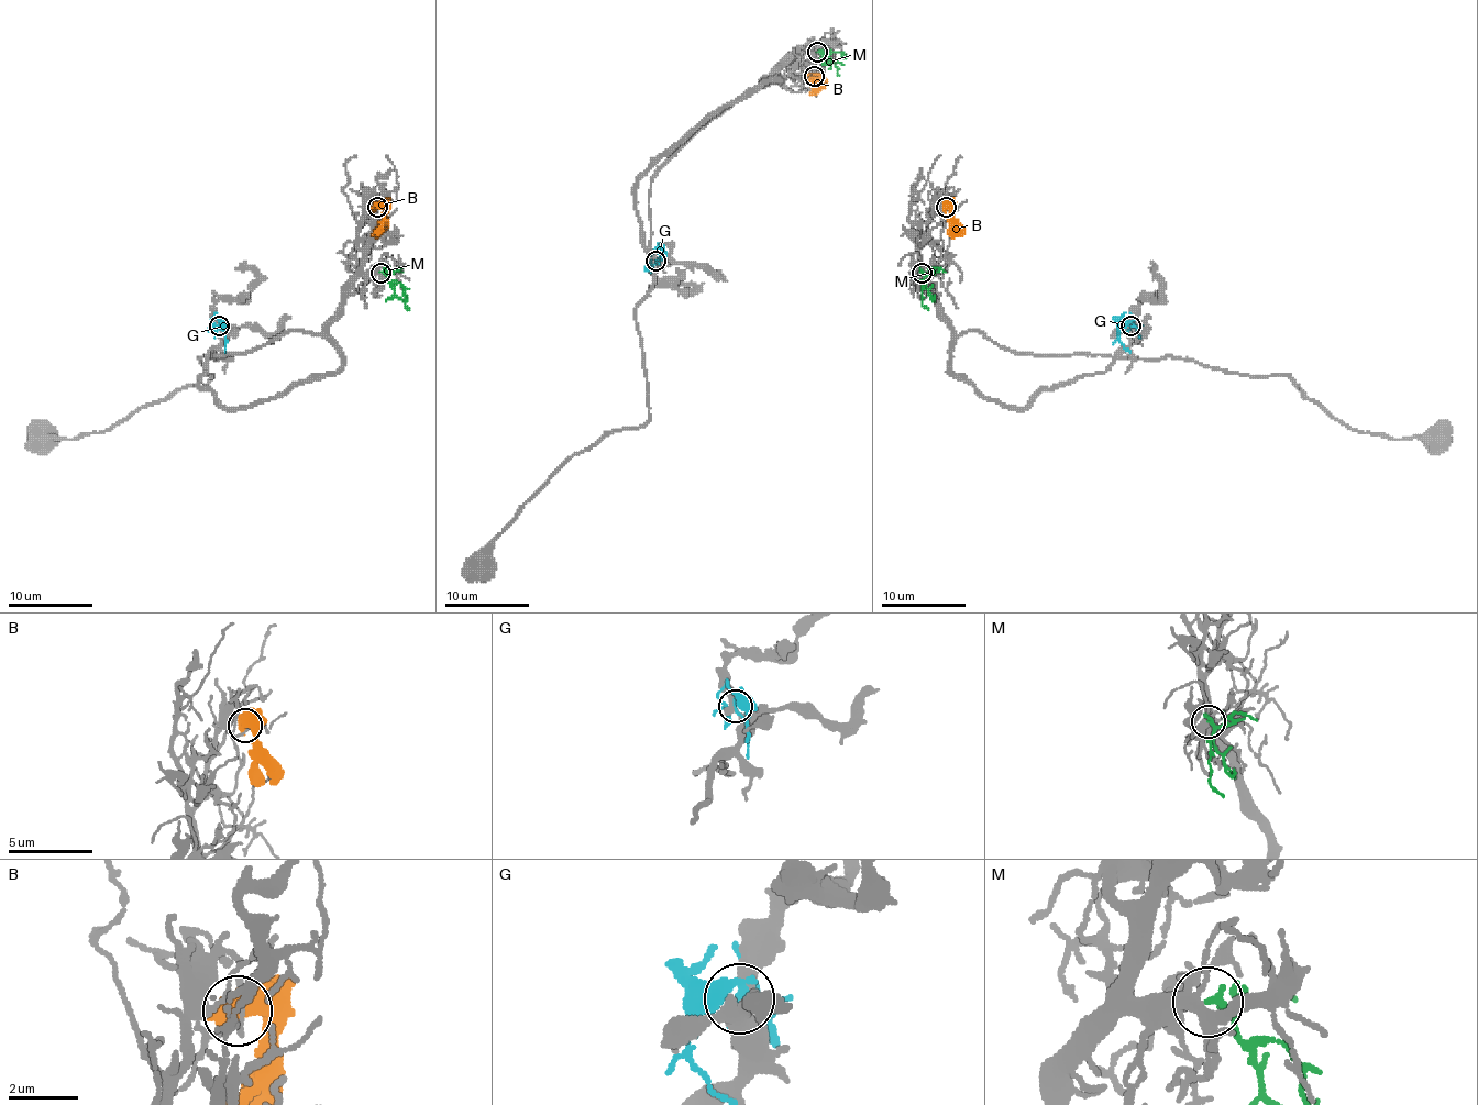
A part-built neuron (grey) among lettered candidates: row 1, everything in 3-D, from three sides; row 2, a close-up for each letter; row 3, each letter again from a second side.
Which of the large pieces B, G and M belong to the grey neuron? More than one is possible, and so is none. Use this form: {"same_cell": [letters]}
{"same_cell": ["M"]}

